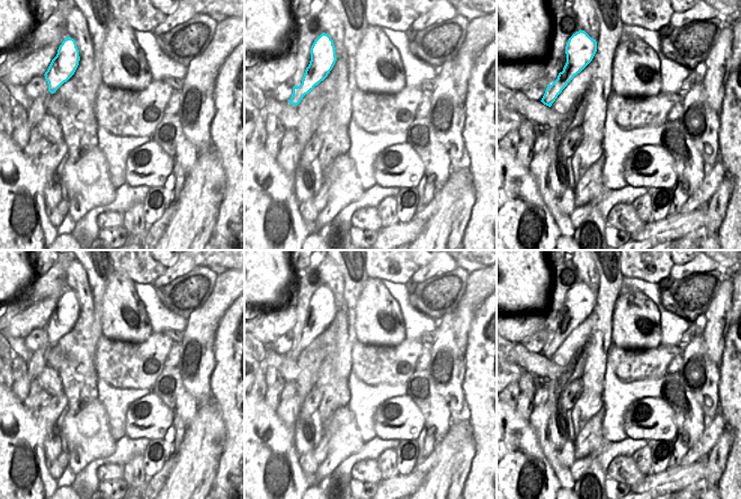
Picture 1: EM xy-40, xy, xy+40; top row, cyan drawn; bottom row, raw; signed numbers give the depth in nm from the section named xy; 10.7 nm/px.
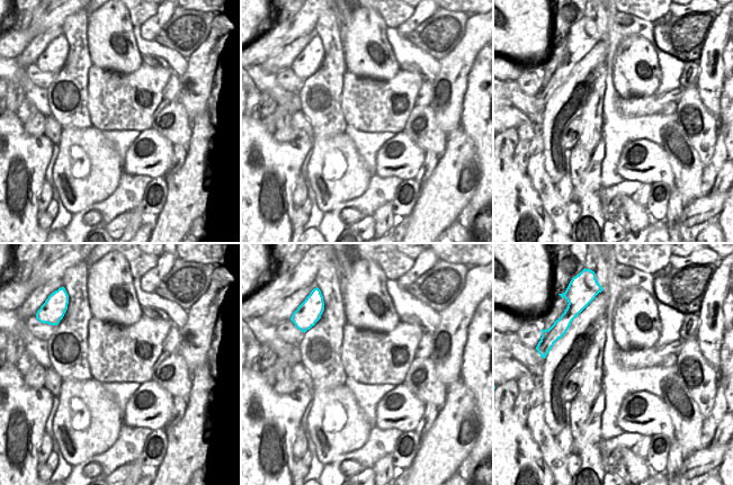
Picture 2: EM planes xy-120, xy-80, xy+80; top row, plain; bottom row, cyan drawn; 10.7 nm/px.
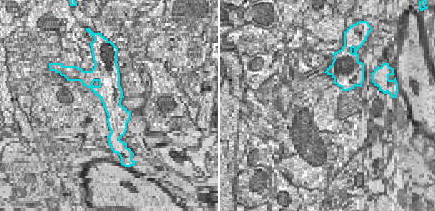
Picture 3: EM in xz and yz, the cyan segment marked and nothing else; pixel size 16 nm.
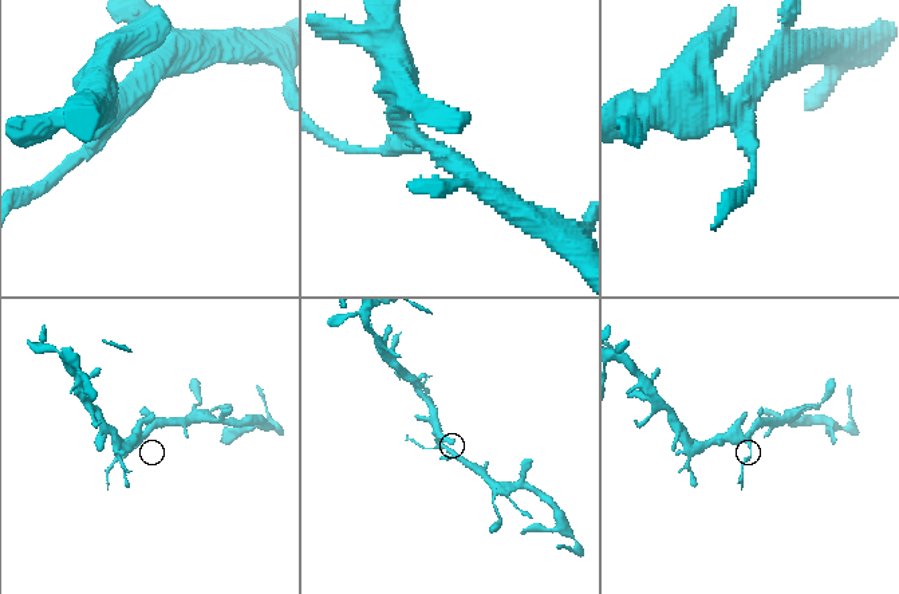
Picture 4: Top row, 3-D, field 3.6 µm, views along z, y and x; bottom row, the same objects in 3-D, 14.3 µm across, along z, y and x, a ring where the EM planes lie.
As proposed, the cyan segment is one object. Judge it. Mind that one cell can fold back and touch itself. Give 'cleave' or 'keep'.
cleave

